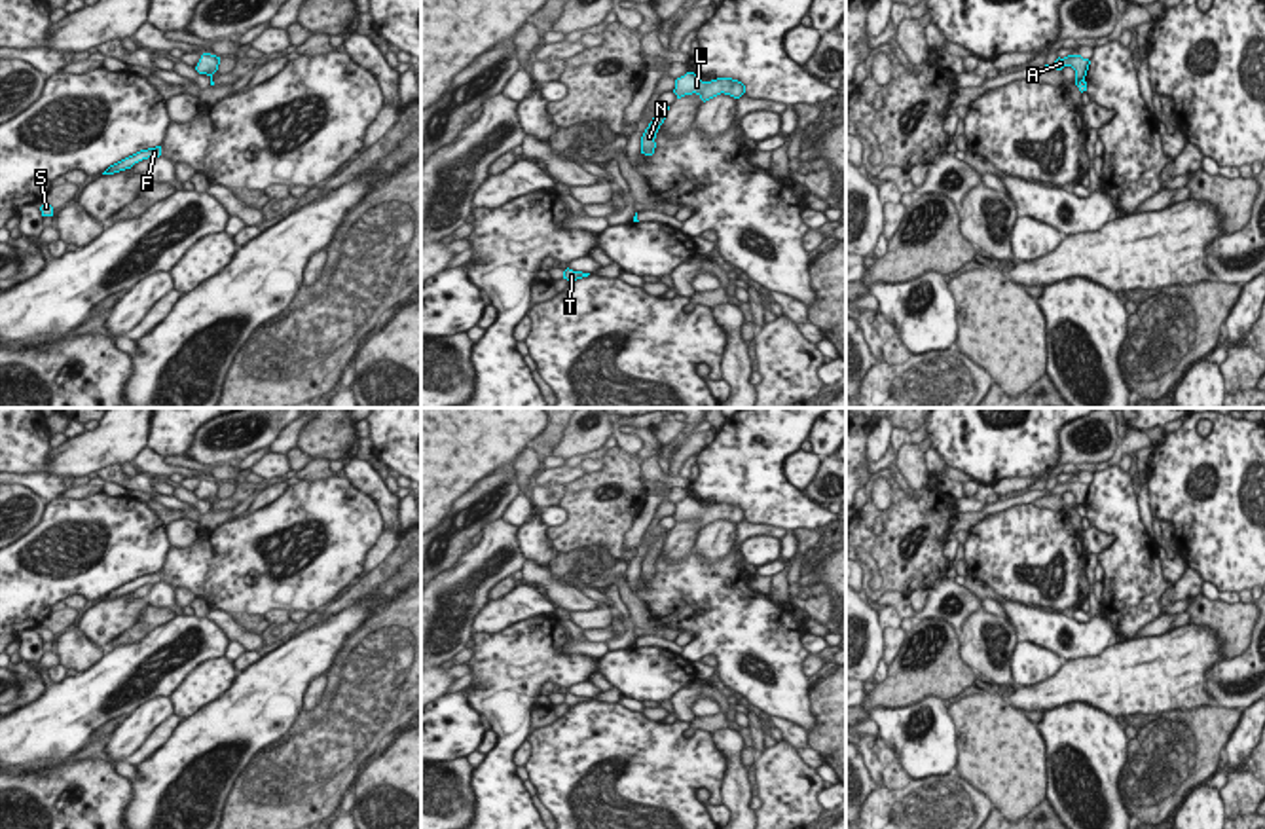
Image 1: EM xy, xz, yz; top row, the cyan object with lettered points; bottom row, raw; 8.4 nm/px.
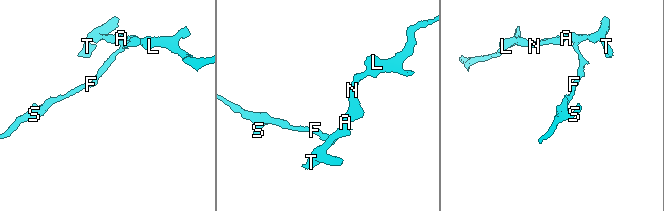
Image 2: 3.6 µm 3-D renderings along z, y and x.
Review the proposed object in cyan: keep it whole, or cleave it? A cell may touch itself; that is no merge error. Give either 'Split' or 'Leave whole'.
Split

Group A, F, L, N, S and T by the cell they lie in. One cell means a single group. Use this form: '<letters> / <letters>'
A L N T / F S

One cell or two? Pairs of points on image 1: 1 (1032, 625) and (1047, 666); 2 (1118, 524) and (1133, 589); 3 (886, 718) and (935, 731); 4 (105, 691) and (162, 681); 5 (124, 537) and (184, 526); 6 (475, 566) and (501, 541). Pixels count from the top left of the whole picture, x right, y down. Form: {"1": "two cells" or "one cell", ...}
{"1": "two cells", "2": "one cell", "3": "one cell", "4": "one cell", "5": "two cells", "6": "one cell"}

